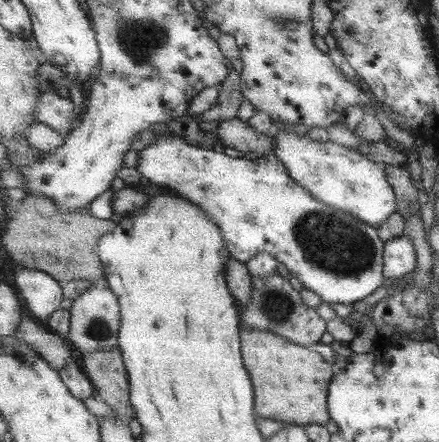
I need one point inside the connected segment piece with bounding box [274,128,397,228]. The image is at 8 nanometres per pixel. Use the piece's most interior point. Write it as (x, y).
(337, 175)

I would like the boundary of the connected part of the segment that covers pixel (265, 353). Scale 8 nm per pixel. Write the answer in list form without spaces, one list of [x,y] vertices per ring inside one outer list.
[[[240,323],[242,330],[242,355],[247,370],[254,381],[255,408],[254,410],[264,419],[273,419],[289,424],[325,425],[332,418],[328,405],[330,384],[335,378],[334,368],[329,364],[320,352],[314,348],[304,347],[295,344],[288,338],[276,335],[275,333],[253,328],[251,325]]]

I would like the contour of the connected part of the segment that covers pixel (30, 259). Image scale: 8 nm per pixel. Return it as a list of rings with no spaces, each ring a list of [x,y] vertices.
[[[25,194],[20,202],[9,203],[6,214],[6,224],[3,229],[3,246],[8,254],[17,262],[19,269],[35,269],[50,273],[55,280],[66,282],[69,280],[87,279],[92,288],[108,285],[106,272],[98,253],[98,244],[104,234],[116,227],[113,220],[101,220],[93,216],[90,207],[80,208],[75,212],[68,212],[61,208],[54,200],[41,194]]]

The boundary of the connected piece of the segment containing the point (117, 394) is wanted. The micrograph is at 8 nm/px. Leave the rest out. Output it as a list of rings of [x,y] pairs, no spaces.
[[[119,348],[83,353],[82,361],[85,373],[99,392],[100,398],[114,410],[116,418],[127,424],[131,420],[138,420],[130,399],[130,376]]]

